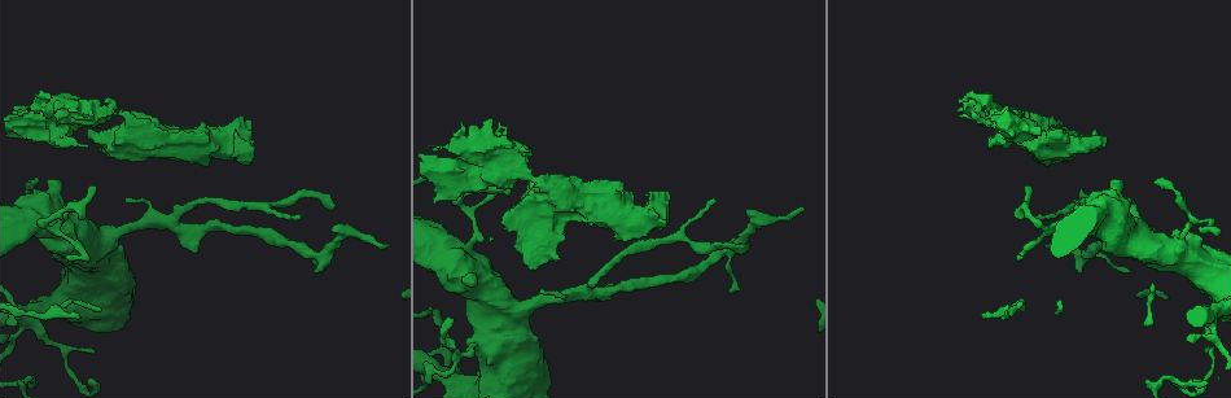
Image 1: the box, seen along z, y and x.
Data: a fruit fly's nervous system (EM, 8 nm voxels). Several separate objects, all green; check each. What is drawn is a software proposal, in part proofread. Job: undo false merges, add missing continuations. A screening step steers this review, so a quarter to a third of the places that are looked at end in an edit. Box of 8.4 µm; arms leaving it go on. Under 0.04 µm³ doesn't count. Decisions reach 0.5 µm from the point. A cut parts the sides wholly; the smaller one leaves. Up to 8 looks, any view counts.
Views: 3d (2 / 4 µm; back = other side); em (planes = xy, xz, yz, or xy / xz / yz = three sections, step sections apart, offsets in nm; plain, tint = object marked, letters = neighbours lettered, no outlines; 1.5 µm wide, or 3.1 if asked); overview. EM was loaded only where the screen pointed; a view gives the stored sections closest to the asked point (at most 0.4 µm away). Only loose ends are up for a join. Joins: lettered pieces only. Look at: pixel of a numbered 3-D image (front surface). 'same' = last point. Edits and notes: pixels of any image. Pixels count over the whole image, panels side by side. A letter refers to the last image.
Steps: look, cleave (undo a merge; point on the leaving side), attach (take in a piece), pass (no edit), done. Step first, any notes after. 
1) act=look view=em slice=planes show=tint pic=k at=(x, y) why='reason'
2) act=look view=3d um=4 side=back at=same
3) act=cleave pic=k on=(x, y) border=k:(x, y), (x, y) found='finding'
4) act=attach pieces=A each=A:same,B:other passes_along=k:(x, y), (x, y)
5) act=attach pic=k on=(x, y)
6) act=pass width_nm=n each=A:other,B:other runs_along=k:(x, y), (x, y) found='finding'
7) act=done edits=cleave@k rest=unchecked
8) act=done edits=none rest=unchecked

act=look view=3d um=2 side=back pic=1 at=(86, 145) why='free end'

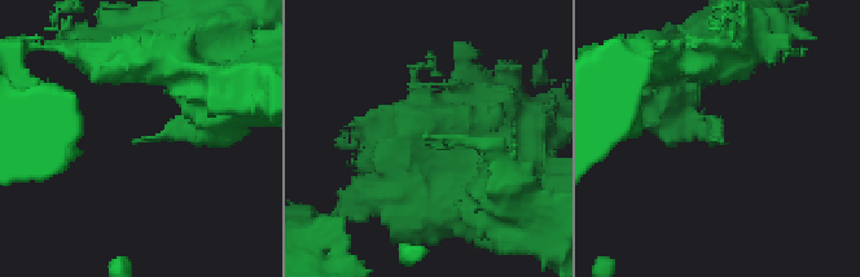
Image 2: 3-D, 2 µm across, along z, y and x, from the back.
act=look view=em slice=xy step=4 show=tint pic=2 at=(136, 144) why='now the EM'

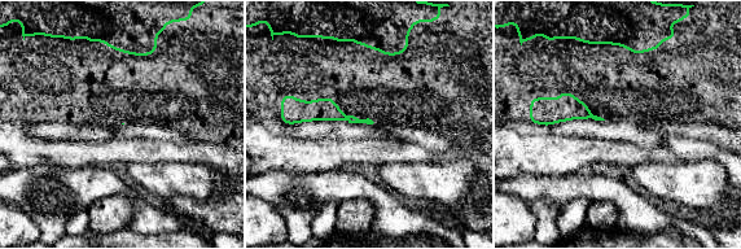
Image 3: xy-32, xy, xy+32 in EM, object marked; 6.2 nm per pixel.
act=look view=em slice=xy step=4 show=letters at=same why='see the neighbours'

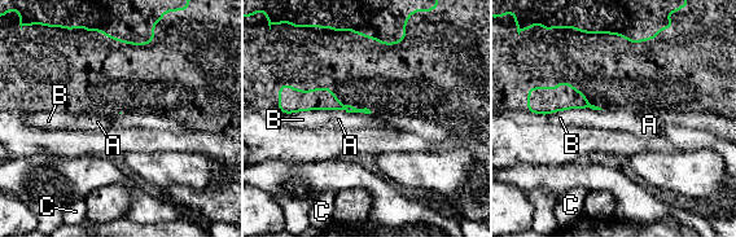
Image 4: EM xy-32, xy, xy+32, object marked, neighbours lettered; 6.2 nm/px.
act=pass longest_contact=A:200nm each=A:other,B:other,C:other runs_along=4:(289, 109), (297, 101), (350, 109) found='no lettered piece goes on from it'

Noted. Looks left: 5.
act=look view=em slice=planes show=tint pic=1 at=(448, 274) why='branch stops here'

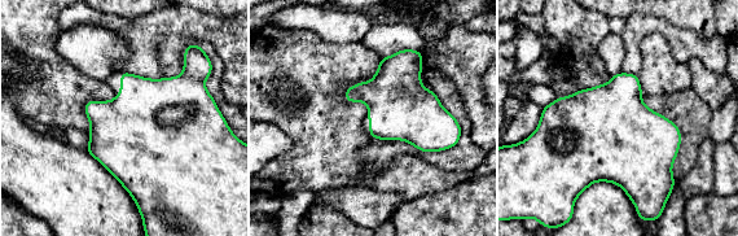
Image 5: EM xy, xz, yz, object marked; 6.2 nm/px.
act=look view=em slice=planes show=letters at=same why='what lies round it'

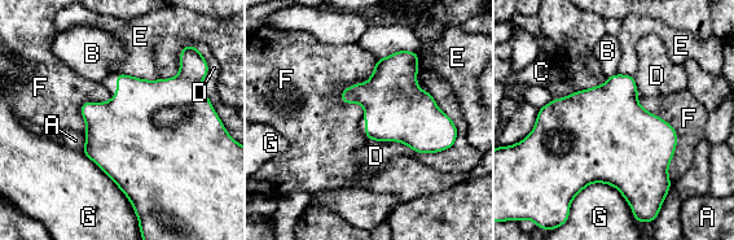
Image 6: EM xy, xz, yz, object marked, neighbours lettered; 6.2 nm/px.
act=pass longest_contact=F:600nm each=A:other,B:other,C:other,D:other,E:other,F:other,G:other border=6:(638, 95), (676, 132), (672, 183) found='none of them fits'

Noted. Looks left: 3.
act=look view=em slice=yz step=4 show=tint pic=1 at=(124, 199) why='an open end'

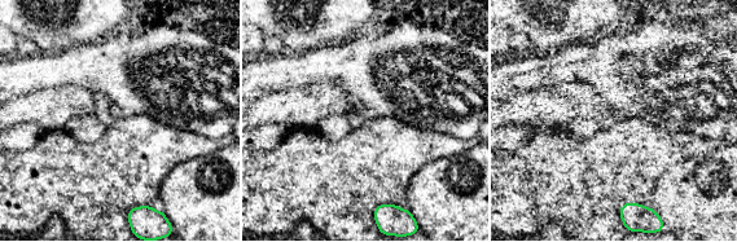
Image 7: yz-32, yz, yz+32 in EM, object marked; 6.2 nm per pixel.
act=look view=em slice=planes show=letters at=same why='another direction'

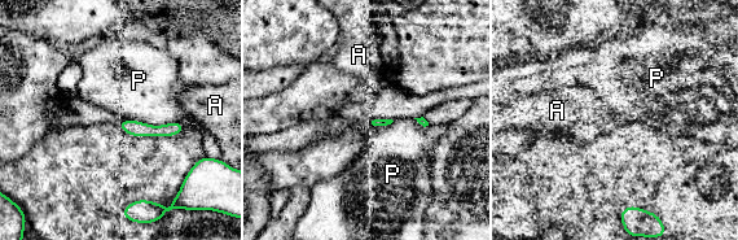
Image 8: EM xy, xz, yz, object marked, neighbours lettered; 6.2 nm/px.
act=pass each=A:other,P:other runs_along=8:(123, 123), (144, 130), (179, 127) found='no lettered piece goes on from it'

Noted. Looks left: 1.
act=done edits=none rest=unchecked

